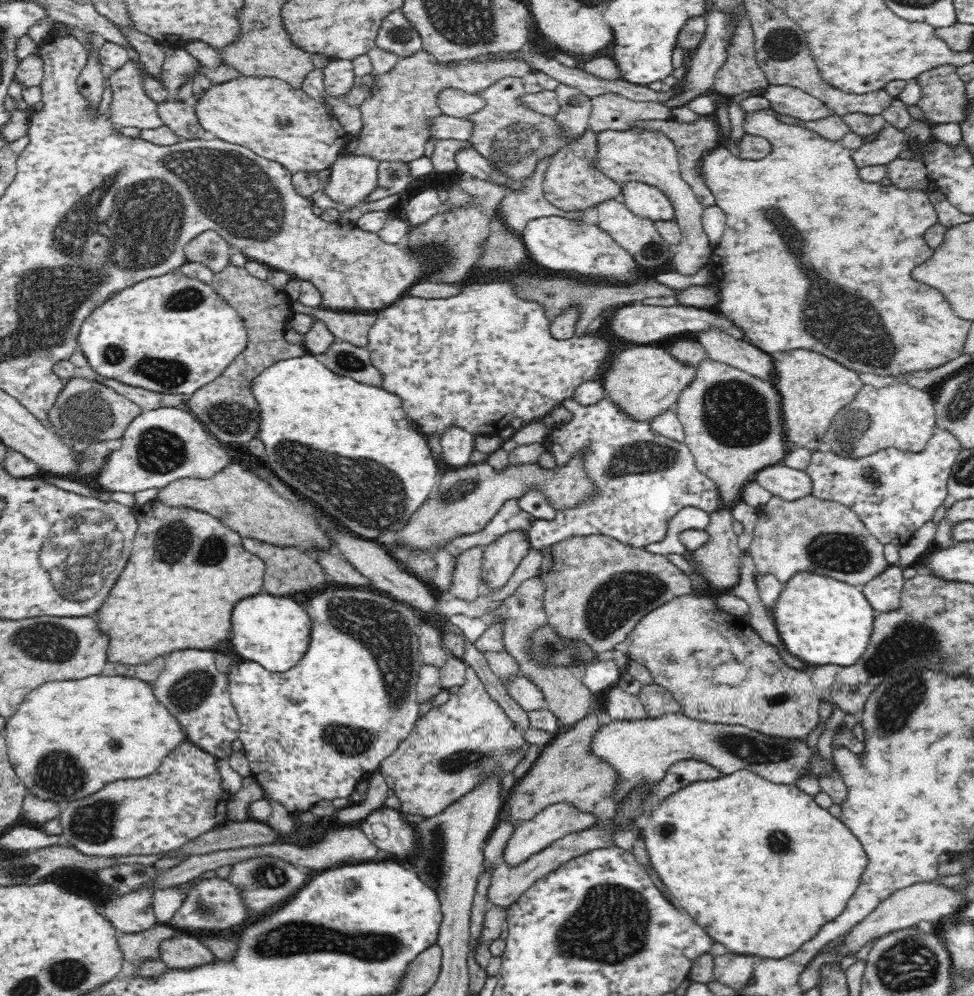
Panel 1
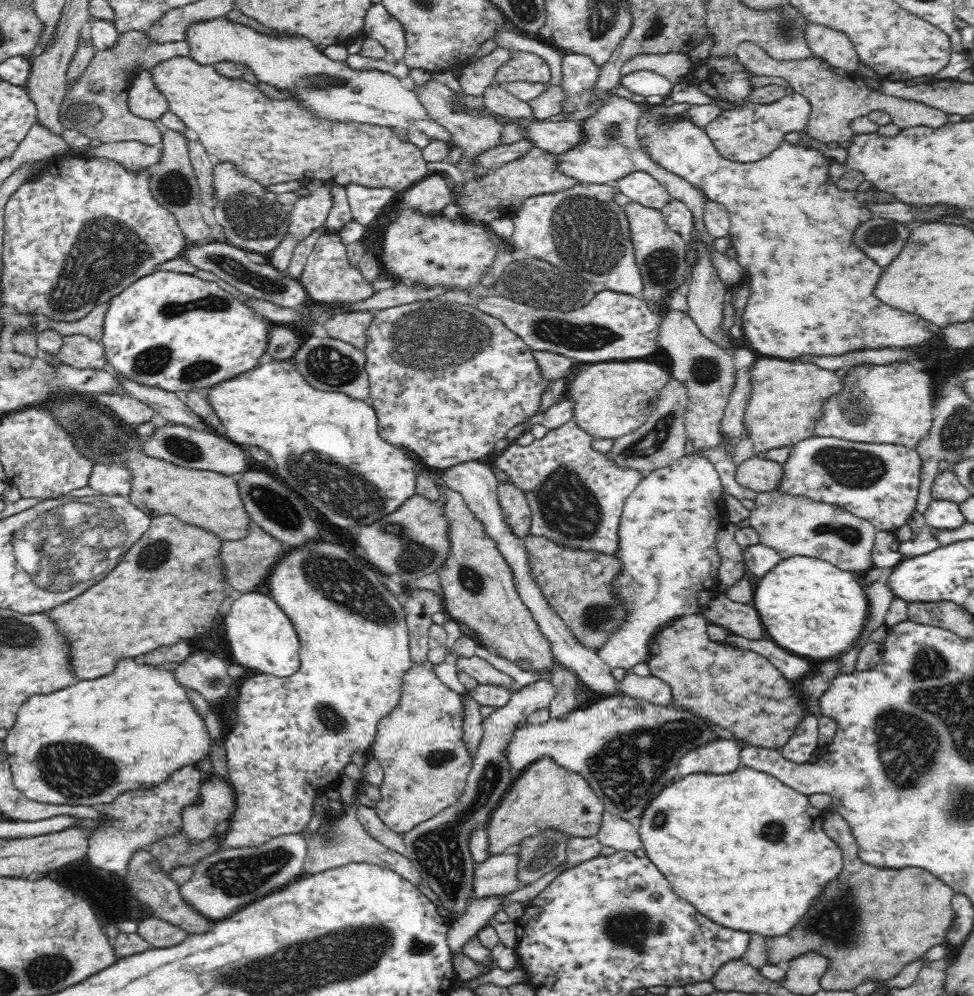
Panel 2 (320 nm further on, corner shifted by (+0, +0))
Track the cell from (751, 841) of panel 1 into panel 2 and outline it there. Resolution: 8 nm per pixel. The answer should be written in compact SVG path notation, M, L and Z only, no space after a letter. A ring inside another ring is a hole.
M742 765L738 770L726 774L698 772L683 775L682 778L674 780L650 800L650 804L640 816L638 830L647 857L670 880L670 886L678 892L678 896L690 901L690 904L693 904L700 914L726 928L750 932L751 934L758 933L763 937L782 936L808 912L812 900L822 892L822 886L826 886L830 880L834 880L840 870L842 870L843 862L840 847L822 829L821 824L824 813L823 810L813 808L805 794L786 786L766 772Z

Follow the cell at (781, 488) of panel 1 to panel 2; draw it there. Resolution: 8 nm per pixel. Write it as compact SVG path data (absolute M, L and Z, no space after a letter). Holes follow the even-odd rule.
M750 457L736 468L735 479L743 487L757 493L768 492L776 488L782 478L782 465L773 460Z

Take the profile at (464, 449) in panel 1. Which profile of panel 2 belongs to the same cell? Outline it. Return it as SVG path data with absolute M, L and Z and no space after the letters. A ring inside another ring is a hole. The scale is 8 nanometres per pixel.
M468 461L456 466L451 466L442 471L441 480L447 484L452 490L459 492L463 499L466 500L468 508L474 513L474 516L481 522L486 535L494 540L498 551L506 560L508 567L511 569L514 588L528 611L532 614L532 619L538 625L540 633L542 633L550 645L552 645L552 656L562 666L571 669L579 677L579 680L595 694L602 698L618 695L621 693L620 684L612 677L611 669L608 664L598 656L596 648L584 646L574 636L569 626L558 616L558 613L552 609L552 605L548 603L544 592L541 591L536 577L532 575L532 567L530 567L530 556L526 551L524 538L518 537L512 531L509 522L505 519L502 512L497 493L498 480L495 476L494 469L480 463L480 461Z

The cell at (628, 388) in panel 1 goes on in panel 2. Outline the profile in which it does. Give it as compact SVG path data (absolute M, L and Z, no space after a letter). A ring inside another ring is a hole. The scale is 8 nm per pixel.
M641 359L586 363L572 371L565 394L572 401L572 414L578 427L593 438L612 440L642 426L660 391L671 378L660 365Z

